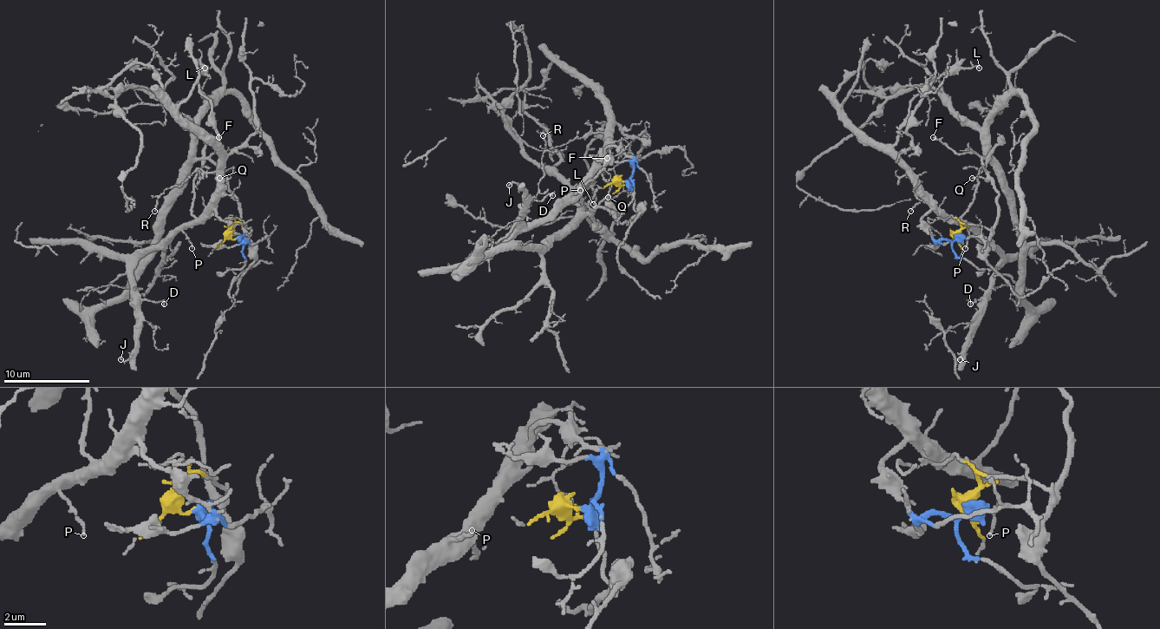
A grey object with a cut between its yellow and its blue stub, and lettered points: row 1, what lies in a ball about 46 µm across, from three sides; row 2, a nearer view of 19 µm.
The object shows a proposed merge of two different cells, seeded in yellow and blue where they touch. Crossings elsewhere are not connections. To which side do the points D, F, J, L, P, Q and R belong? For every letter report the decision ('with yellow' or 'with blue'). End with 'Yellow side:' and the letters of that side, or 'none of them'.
D: with blue
F: with yellow
J: with blue
L: with blue
P: with blue
Q: with yellow
R: with blue
Yellow side: F, Q

